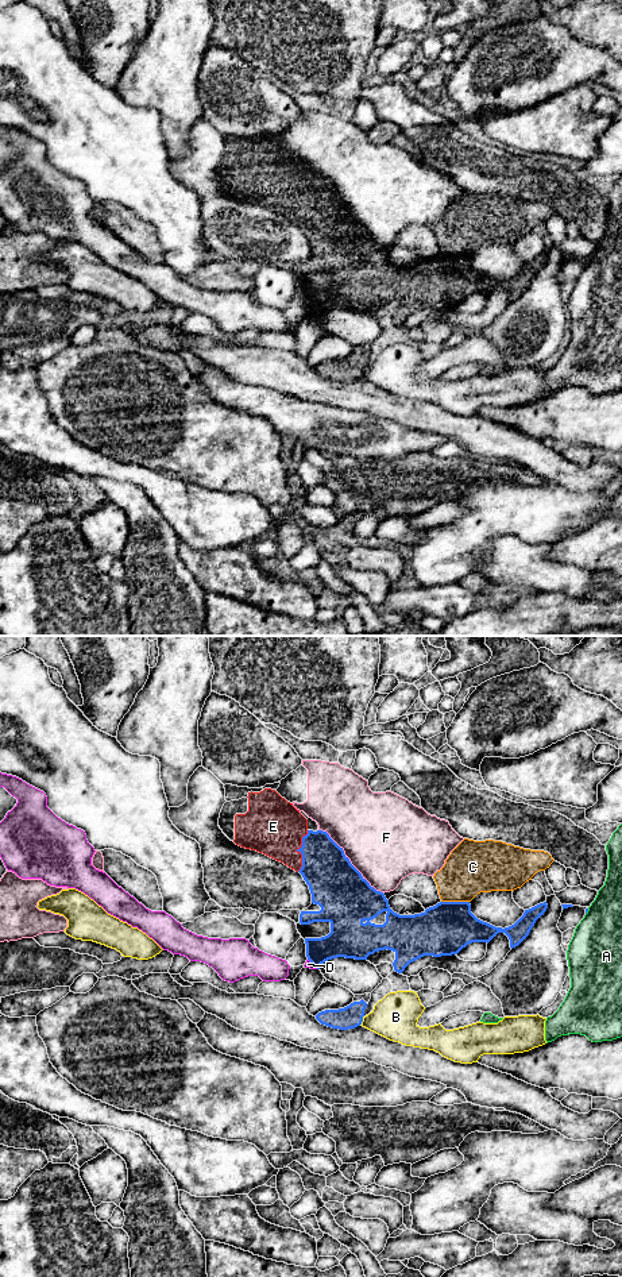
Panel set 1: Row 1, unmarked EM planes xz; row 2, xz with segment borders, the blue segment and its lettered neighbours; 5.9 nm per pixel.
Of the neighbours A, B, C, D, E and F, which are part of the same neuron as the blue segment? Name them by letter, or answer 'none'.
E

